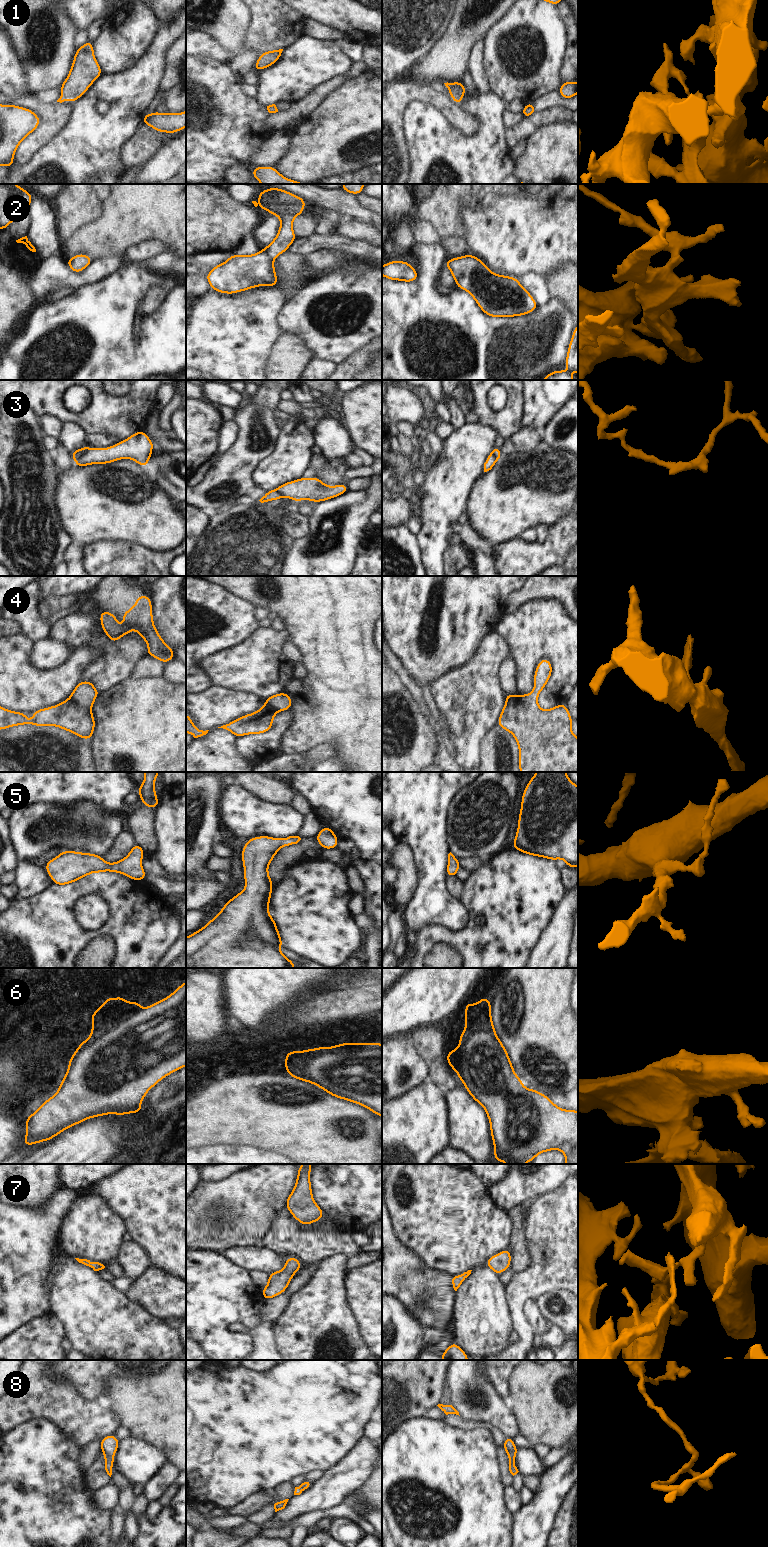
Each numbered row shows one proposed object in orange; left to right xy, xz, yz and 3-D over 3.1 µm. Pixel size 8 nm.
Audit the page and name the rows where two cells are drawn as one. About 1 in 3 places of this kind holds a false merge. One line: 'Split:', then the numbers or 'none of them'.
Split: 3, 4, 8

